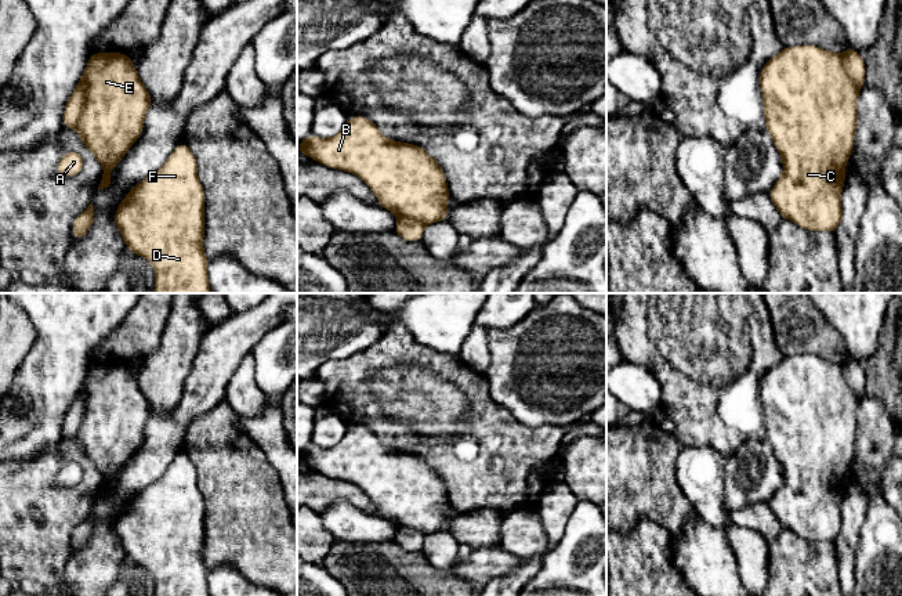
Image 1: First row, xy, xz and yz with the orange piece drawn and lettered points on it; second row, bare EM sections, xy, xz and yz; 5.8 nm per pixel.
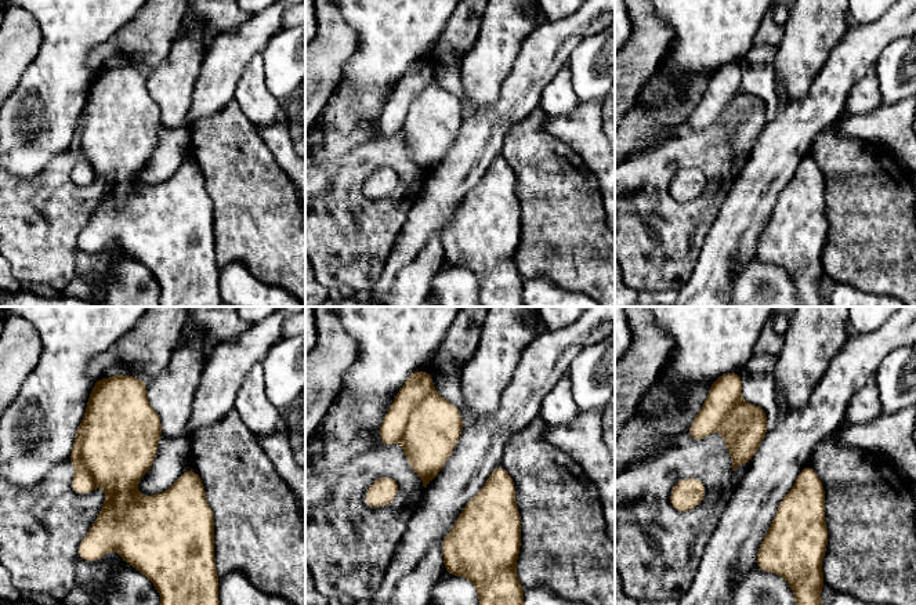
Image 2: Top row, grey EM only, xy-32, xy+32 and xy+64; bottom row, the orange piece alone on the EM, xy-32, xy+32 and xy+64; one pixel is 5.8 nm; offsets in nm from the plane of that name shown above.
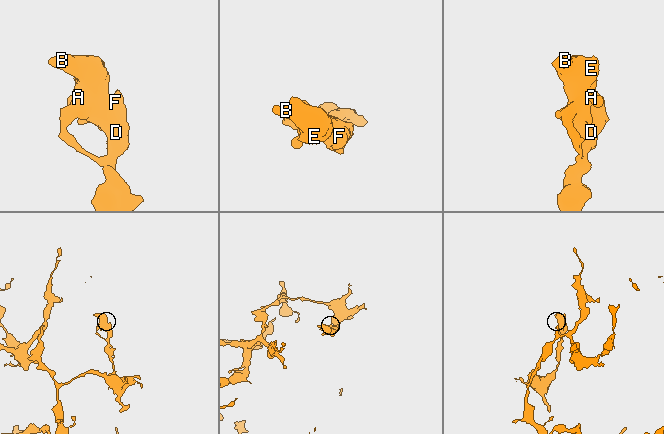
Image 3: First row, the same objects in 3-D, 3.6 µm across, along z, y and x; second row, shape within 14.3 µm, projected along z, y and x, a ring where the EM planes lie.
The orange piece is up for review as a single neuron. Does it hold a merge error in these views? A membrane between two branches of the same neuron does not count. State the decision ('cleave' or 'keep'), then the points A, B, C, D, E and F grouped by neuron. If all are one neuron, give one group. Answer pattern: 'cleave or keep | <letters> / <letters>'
keep | A B C D E F

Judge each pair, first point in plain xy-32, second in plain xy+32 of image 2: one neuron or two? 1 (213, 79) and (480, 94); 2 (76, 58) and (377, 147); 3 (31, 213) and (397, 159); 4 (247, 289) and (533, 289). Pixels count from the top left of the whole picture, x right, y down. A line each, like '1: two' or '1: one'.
1: two
2: two
3: one
4: one

